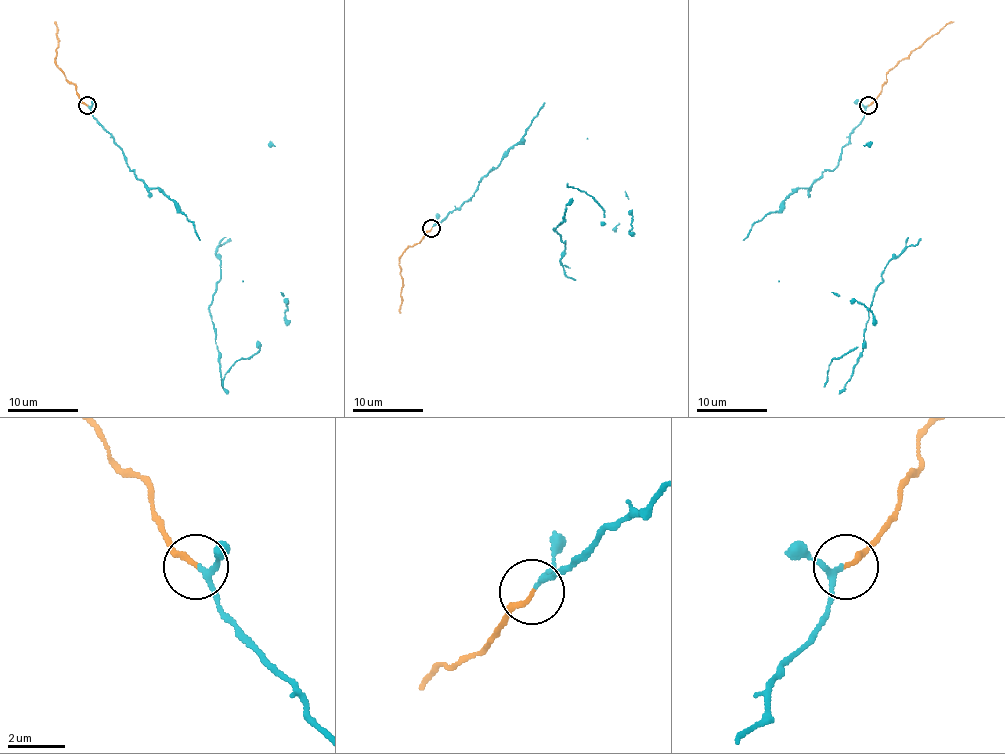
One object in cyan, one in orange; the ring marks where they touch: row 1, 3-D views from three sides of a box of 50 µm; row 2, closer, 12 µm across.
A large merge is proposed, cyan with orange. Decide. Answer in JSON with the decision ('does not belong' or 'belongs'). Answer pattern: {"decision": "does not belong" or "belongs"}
{"decision": "belongs"}

